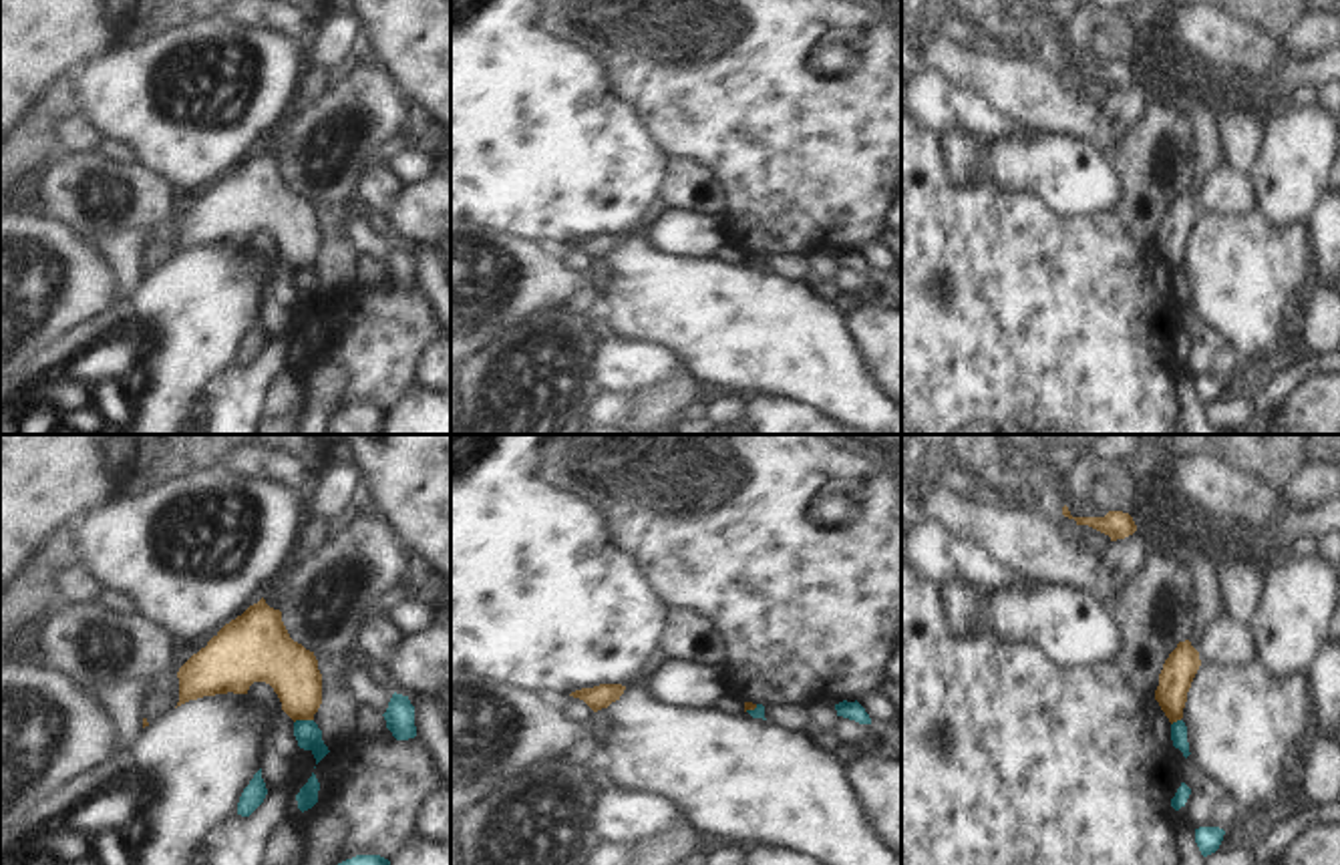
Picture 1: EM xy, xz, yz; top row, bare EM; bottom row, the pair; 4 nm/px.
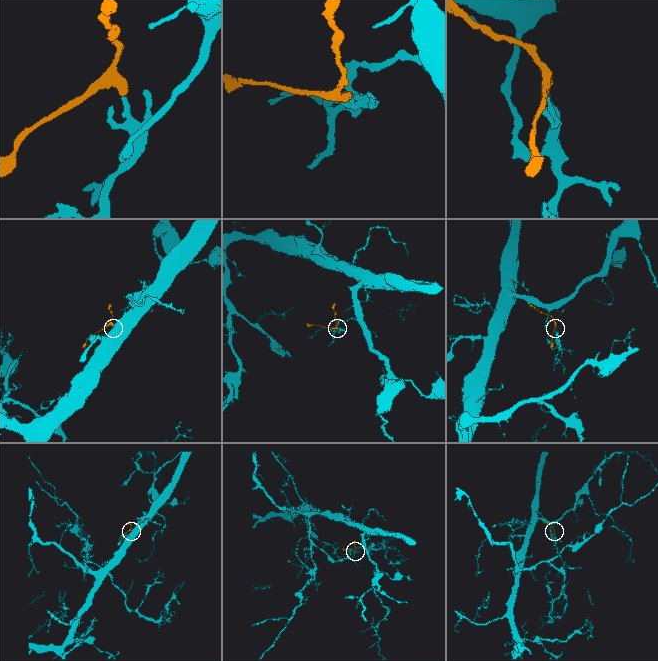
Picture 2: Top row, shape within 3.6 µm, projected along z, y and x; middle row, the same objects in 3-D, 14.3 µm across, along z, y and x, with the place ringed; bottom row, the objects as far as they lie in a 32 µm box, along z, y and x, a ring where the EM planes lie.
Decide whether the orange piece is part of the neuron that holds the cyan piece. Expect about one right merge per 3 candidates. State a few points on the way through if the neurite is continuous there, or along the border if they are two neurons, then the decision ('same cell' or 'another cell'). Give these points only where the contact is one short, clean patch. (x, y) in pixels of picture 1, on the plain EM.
border xy (312, 268), (298, 268), (294, 272); another cell

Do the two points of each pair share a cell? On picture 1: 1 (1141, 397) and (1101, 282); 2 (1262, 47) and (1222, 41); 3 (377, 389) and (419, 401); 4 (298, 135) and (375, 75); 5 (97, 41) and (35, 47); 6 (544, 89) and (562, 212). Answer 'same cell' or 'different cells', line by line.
1: same cell
2: same cell
3: different cells
4: same cell
5: same cell
6: same cell

